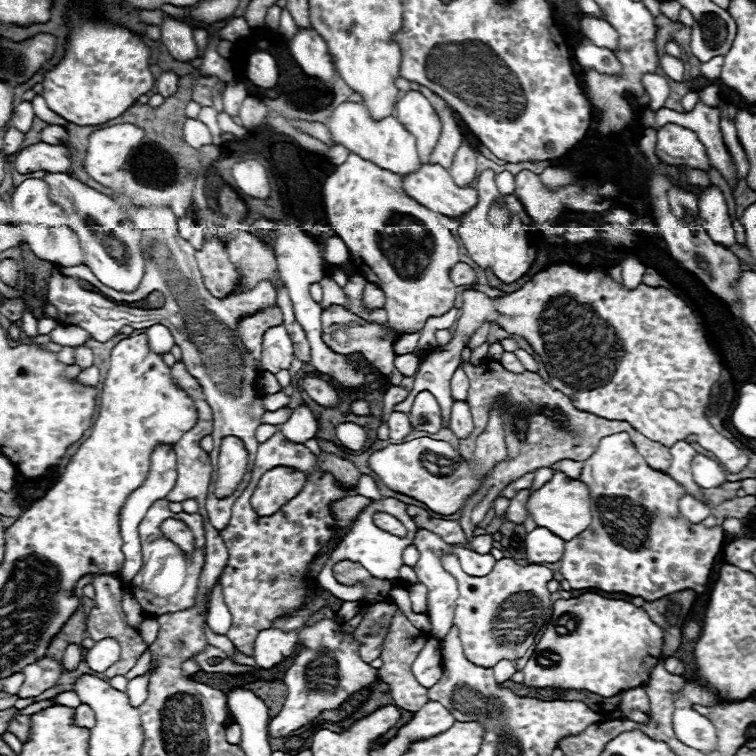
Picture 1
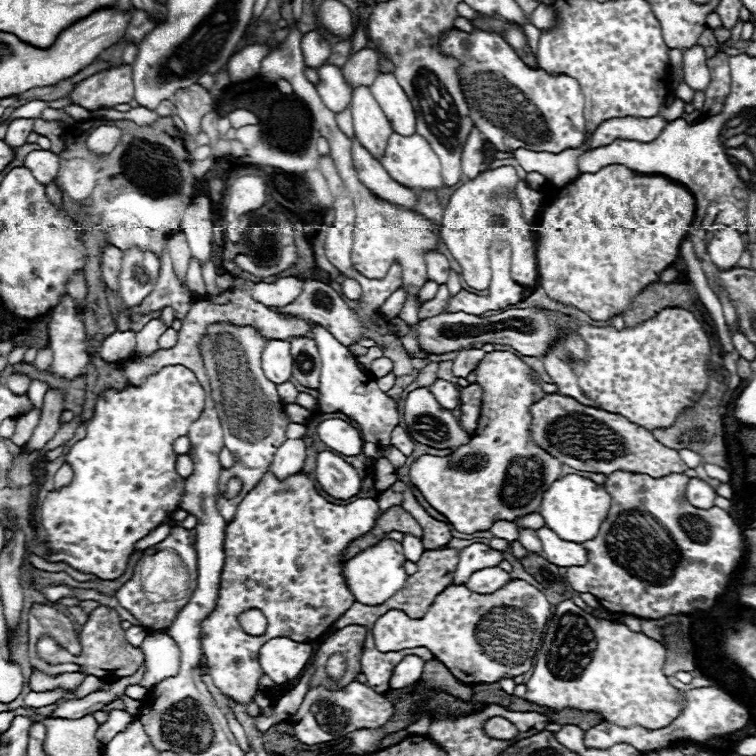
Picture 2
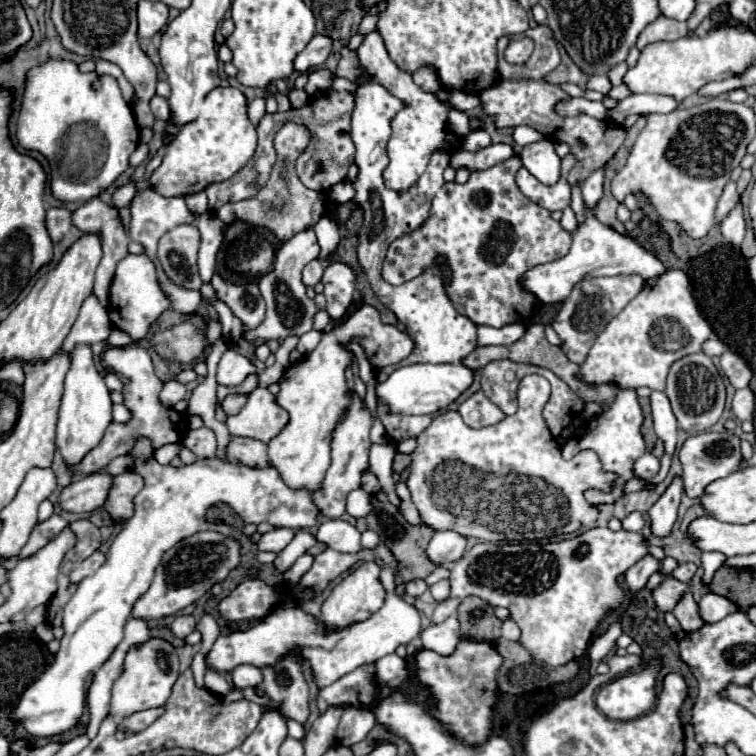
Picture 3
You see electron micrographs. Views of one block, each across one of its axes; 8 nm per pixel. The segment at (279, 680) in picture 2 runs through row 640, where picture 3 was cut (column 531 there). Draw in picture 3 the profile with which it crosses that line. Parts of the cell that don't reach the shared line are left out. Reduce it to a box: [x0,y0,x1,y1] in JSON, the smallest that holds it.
[520,210,664,304]

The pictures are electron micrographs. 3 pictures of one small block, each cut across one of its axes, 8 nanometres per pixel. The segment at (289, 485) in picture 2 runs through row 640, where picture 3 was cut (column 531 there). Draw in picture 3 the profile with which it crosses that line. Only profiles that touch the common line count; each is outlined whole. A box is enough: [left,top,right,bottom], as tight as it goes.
[382,156,572,328]

